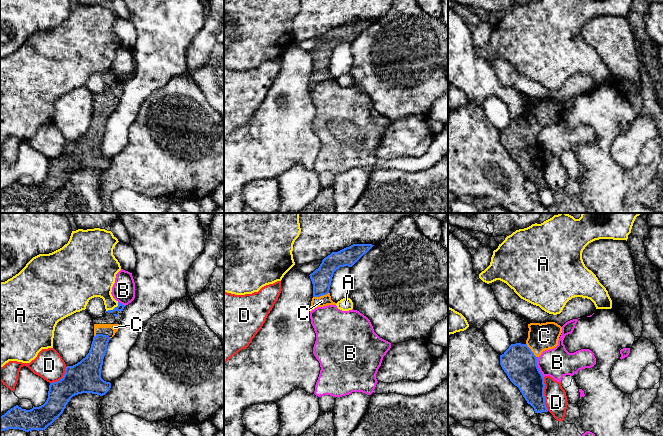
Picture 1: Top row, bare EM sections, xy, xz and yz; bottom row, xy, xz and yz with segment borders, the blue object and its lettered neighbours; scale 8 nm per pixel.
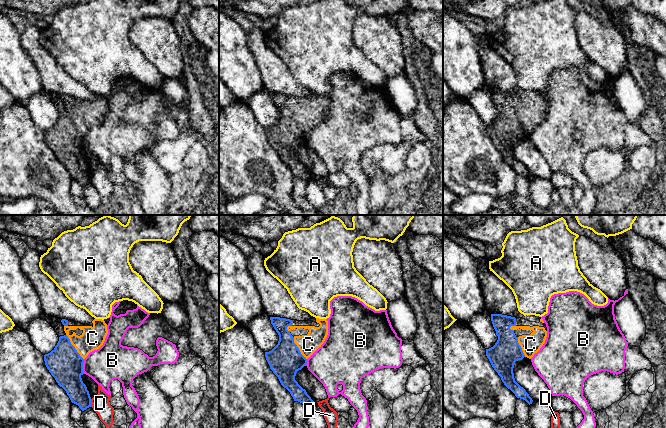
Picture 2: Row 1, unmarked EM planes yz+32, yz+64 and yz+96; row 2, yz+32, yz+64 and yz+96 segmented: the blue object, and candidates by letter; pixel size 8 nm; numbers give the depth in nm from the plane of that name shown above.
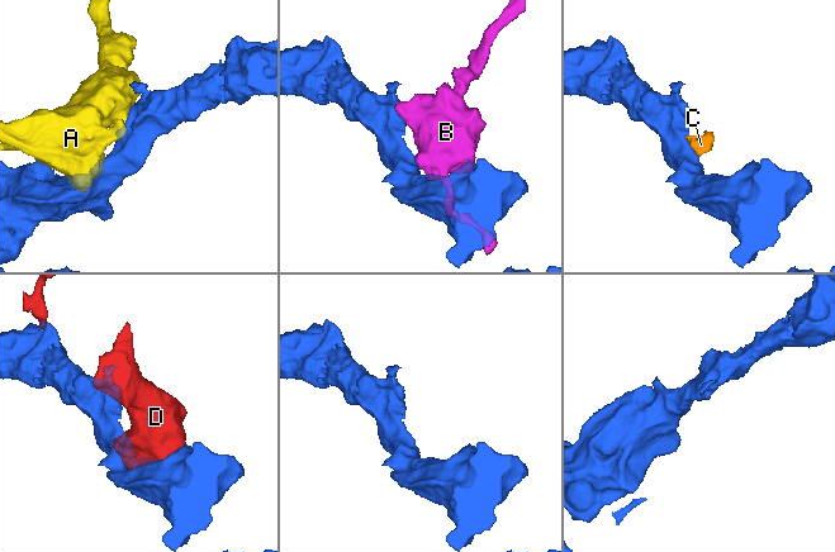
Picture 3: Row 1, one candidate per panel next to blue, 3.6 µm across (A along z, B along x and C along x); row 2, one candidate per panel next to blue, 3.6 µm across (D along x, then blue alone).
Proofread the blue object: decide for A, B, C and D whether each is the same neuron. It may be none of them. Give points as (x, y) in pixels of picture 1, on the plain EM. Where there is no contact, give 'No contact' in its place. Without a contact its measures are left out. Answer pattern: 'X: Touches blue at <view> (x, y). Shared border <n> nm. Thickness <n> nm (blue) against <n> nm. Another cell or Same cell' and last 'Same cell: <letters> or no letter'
A: Touches blue at xy (114, 84). Shared border 130 nm. Thickness 60 nm (blue) against 240 nm. Another cell
B: Touches blue at yz (537, 143). Shared border 180 nm. Thickness 280 nm (blue) against 240 nm. Another cell
C: Touches blue at xz (320, 71). Shared border 130 nm. Thickness 160 nm (blue) against 90 nm. Same cell
D: Touches blue at yz (543, 170). Shared border 280 nm. Thickness 240 nm (blue) against 180 nm. Another cell
Same cell: C

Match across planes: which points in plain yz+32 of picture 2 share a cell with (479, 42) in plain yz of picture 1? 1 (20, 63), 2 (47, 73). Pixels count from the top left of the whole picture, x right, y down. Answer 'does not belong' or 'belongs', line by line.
1: does not belong
2: belongs

